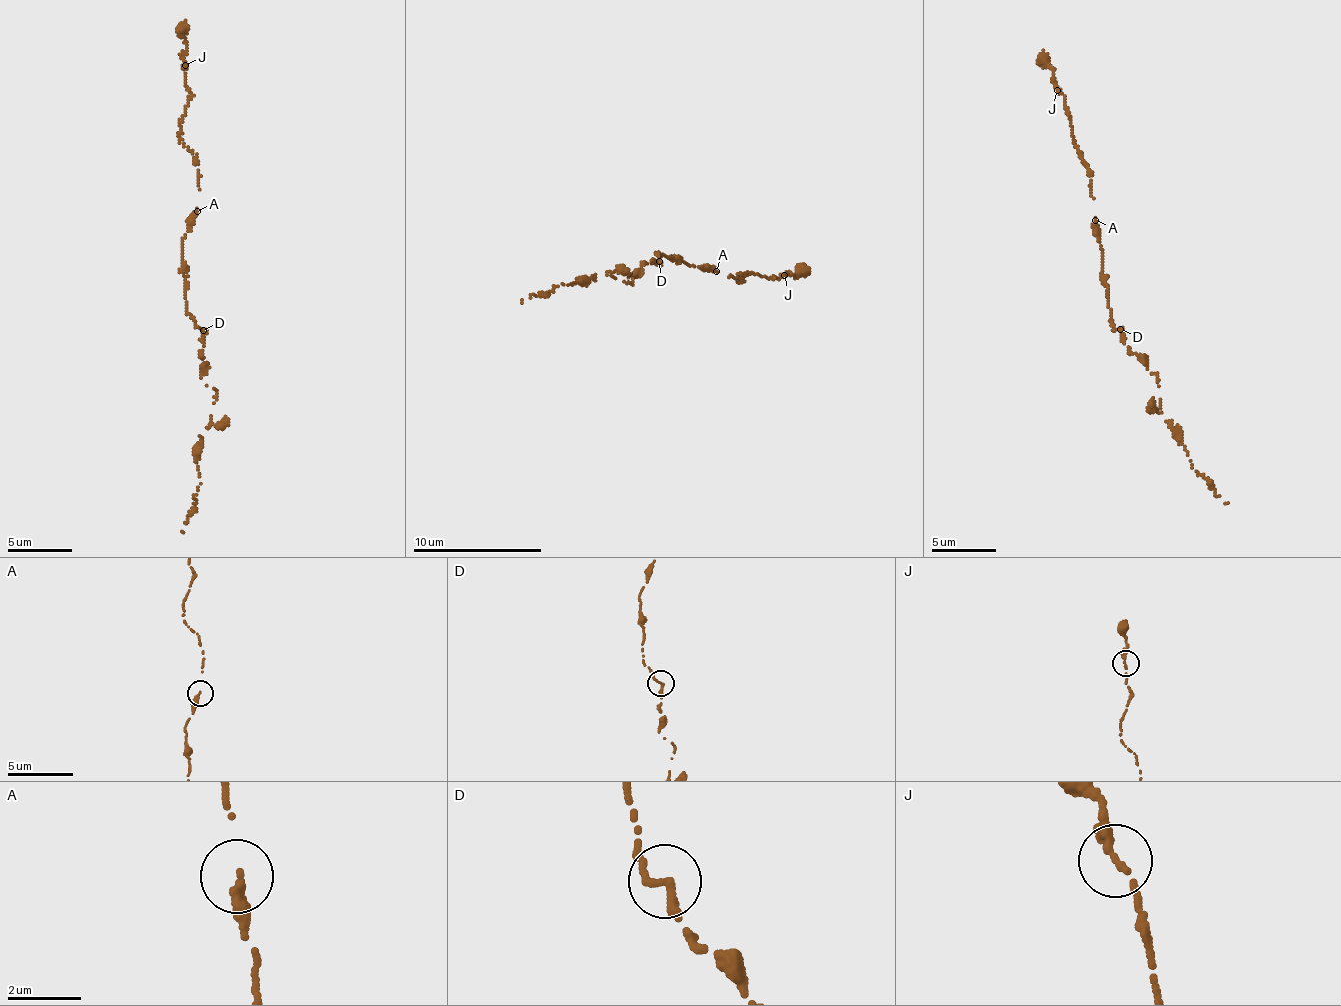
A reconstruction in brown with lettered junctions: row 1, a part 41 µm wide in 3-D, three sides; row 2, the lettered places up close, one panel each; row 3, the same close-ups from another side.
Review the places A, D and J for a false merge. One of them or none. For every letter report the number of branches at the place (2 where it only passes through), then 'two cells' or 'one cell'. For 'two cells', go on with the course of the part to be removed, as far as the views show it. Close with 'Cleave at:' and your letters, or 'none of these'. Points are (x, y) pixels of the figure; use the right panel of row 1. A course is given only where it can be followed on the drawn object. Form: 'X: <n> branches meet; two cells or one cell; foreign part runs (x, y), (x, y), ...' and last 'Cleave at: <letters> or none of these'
A: 1 branches meet; one cell
D: 1 branches meet; one cell
J: 2 branches meet; one cell
Cleave at: none of these

